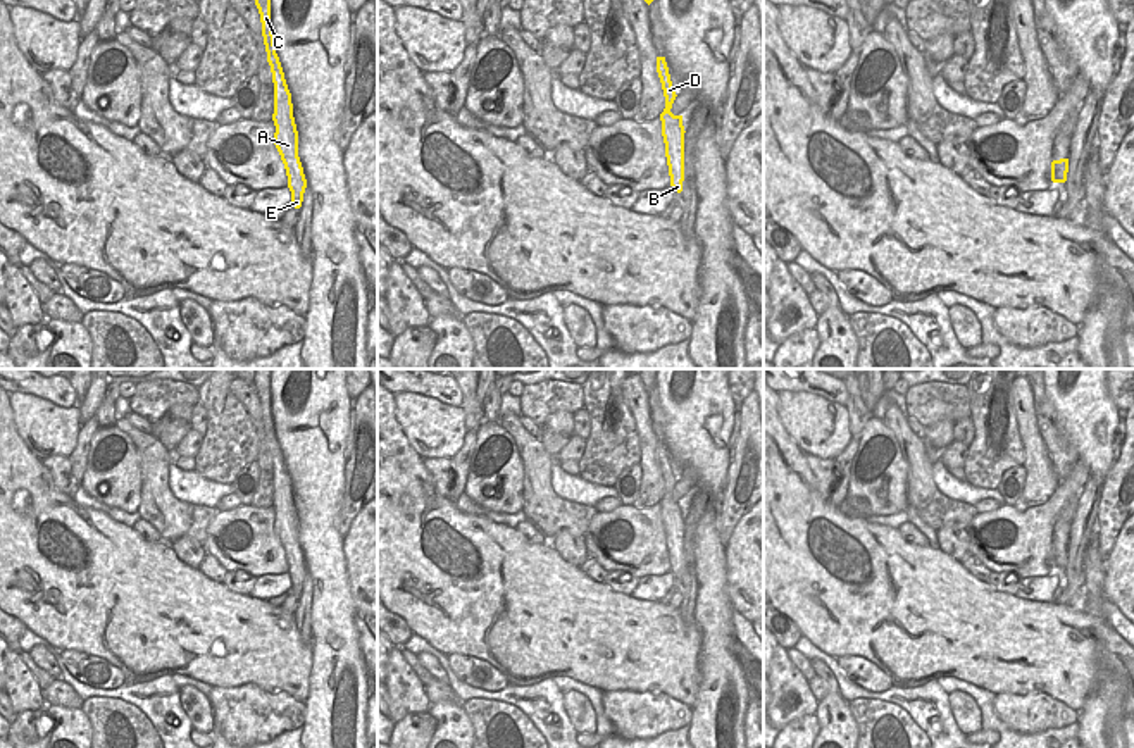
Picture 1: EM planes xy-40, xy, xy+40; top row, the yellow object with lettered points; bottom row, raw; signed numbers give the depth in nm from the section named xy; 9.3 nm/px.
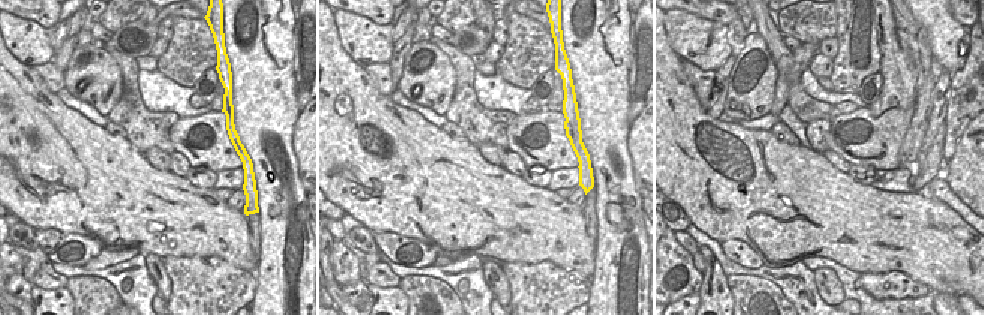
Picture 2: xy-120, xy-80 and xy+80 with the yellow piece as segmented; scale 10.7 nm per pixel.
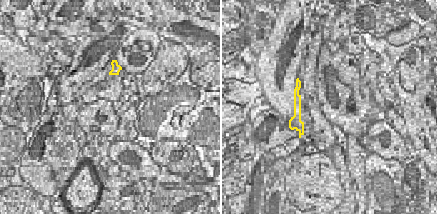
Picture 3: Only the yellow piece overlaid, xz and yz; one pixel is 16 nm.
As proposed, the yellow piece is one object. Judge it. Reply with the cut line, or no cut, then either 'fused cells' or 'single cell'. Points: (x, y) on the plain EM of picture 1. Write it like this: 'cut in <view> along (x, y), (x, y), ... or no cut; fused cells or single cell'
cut in xy along (666, 536), (683, 538); fused cells

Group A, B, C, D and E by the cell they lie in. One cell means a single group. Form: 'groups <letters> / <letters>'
groups A C D E / B

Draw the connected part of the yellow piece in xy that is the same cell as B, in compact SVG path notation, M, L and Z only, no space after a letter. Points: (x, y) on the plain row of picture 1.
M665 538L670 572L681 579L684 567L684 538Z

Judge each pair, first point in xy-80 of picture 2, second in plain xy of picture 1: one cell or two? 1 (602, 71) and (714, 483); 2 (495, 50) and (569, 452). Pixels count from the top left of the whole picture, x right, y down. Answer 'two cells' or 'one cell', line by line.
1: one cell
2: one cell

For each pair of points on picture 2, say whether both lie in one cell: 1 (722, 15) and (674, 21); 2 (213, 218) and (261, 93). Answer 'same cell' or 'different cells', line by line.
1: different cells
2: different cells

